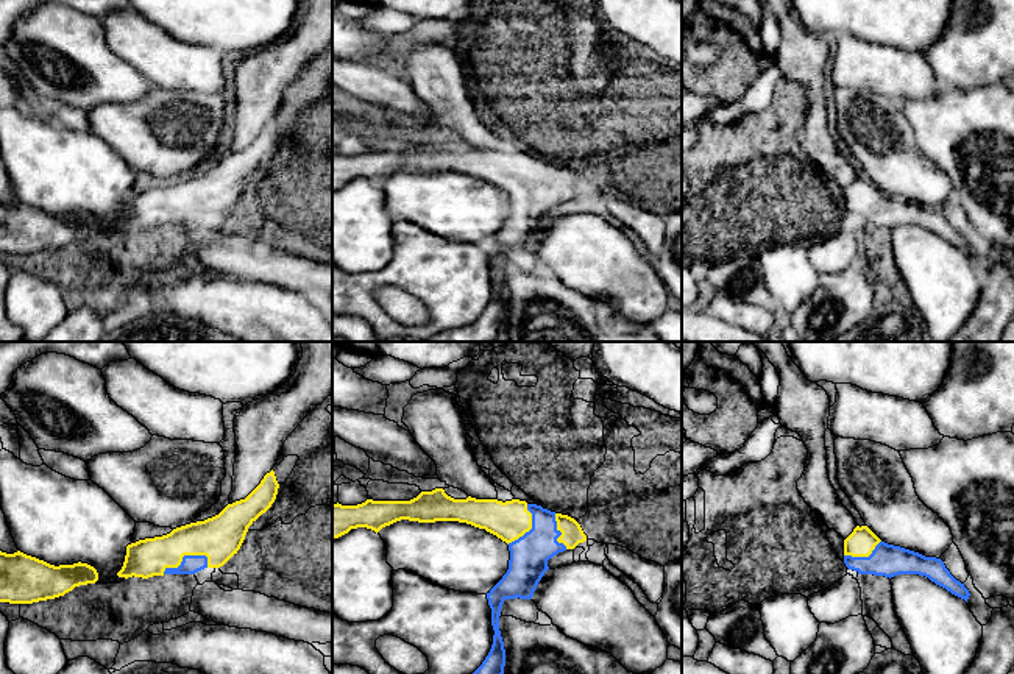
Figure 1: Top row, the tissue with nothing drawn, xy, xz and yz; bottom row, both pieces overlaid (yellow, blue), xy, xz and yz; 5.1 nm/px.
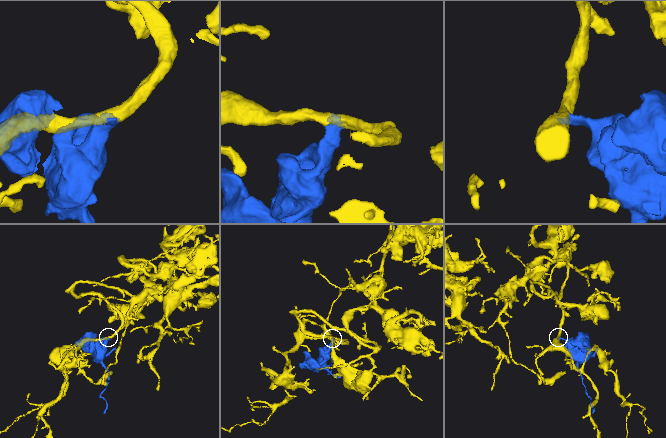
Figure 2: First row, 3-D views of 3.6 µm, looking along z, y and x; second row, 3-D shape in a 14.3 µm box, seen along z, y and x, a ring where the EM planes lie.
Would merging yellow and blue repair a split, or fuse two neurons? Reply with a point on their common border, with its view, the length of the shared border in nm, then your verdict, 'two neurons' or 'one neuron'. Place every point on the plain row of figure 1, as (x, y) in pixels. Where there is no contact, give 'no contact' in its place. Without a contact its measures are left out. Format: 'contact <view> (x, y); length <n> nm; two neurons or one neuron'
contact xy (183, 206); length 260 nm; one neuron

